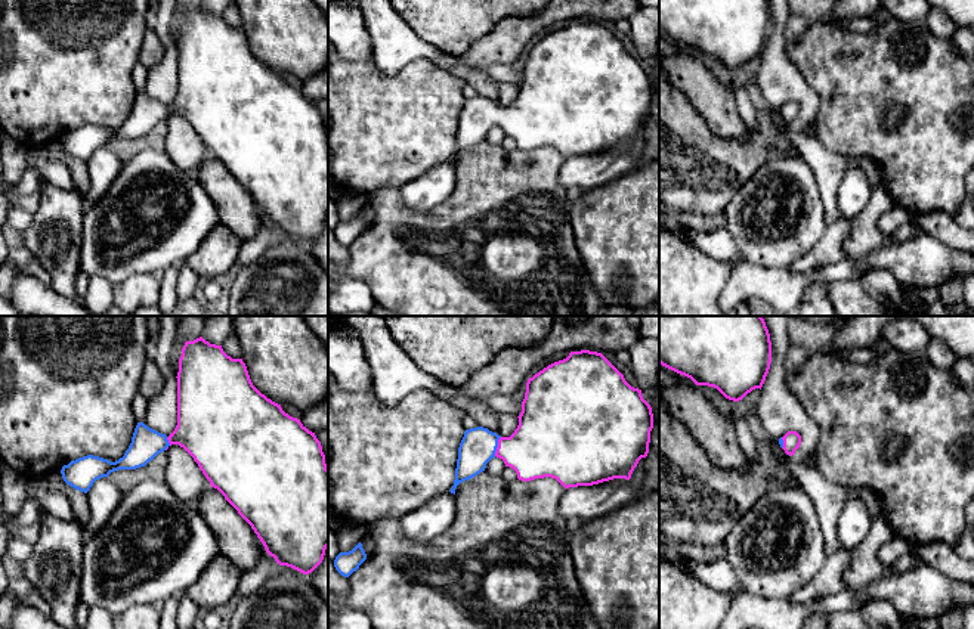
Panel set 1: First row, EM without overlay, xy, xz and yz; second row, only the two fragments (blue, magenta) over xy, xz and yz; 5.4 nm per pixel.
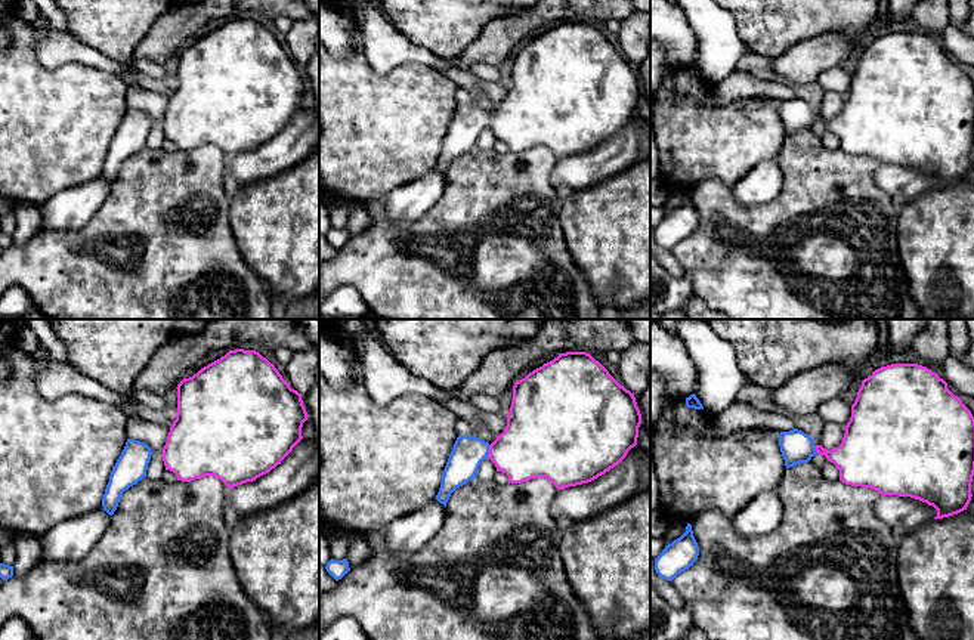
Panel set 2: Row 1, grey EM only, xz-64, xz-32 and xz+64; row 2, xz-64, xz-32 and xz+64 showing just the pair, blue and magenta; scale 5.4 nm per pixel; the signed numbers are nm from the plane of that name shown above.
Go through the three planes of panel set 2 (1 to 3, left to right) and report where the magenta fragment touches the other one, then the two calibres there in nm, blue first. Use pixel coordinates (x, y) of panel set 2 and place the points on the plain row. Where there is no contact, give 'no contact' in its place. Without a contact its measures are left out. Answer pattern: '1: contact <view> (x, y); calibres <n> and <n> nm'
1: no contact
2: contact xz-32 (488, 120); calibres 180 and 360 nm
3: contact xz+64 (815, 118); calibres 170 and 260 nm

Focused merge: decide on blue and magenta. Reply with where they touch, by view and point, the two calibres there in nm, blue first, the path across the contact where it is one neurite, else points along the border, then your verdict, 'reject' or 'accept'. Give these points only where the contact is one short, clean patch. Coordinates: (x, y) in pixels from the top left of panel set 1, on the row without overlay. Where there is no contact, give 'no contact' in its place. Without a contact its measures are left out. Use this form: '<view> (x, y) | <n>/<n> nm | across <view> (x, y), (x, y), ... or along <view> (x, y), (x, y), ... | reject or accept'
xz (497, 115) | 190/340 nm | across xz (479, 114), (497, 115), (543, 114) | accept

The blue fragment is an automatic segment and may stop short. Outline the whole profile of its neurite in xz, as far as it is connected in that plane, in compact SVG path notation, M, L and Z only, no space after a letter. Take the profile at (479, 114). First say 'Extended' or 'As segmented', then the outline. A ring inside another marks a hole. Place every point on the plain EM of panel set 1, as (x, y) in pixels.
Extended. M571 21L563 30L554 31L535 43L526 52L519 94L510 106L501 106L483 96L466 99L458 117L454 155L455 164L460 152L485 140L492 127L504 130L505 136L516 140L517 148L531 151L535 148L556 148L565 158L593 155L613 148L630 149L641 127L649 123L653 83L643 68L641 59L631 56L624 44L597 21Z

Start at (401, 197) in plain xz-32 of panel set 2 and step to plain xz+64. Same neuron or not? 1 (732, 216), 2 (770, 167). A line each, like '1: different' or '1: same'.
1: different
2: same

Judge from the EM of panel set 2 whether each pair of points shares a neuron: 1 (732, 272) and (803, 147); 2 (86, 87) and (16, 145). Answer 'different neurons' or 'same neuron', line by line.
1: same neuron
2: same neuron

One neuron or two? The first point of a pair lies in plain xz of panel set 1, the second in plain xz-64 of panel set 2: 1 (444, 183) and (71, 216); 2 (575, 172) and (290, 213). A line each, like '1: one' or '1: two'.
1: one
2: two

